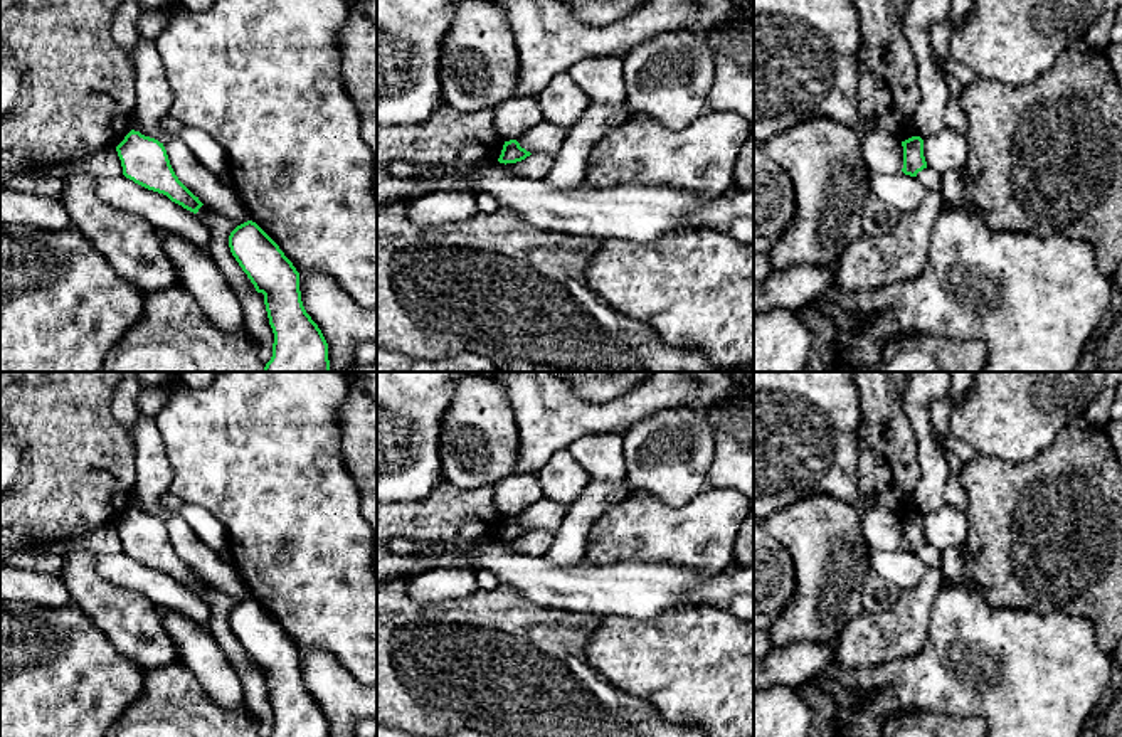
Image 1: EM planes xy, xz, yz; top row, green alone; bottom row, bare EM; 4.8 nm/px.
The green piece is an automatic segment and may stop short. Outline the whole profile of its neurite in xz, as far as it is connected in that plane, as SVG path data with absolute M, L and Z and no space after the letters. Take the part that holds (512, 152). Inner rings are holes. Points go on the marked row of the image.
M516 140L505 141L501 155L498 158L500 163L516 163L530 156L532 153L520 146Z

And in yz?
M912 136L902 141L903 146L903 168L902 172L910 177L917 177L918 172L927 168L924 156L924 140L920 136Z

